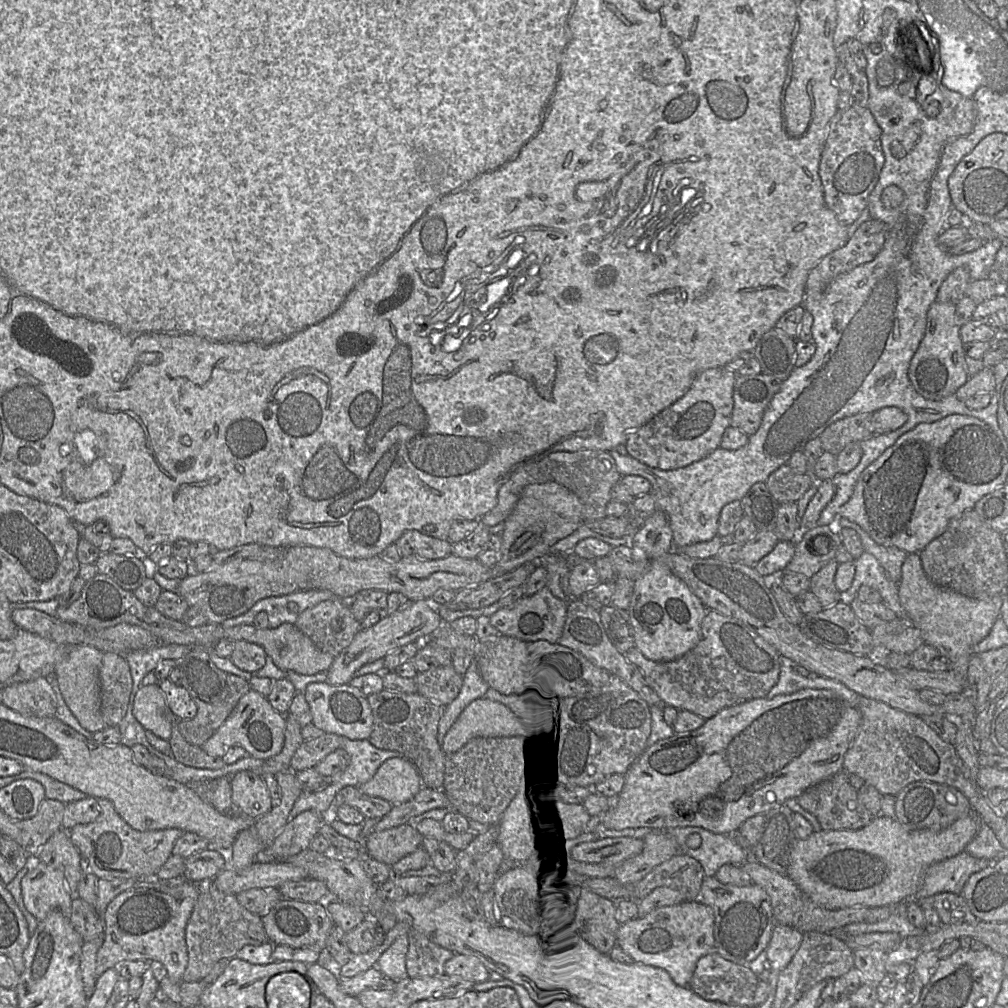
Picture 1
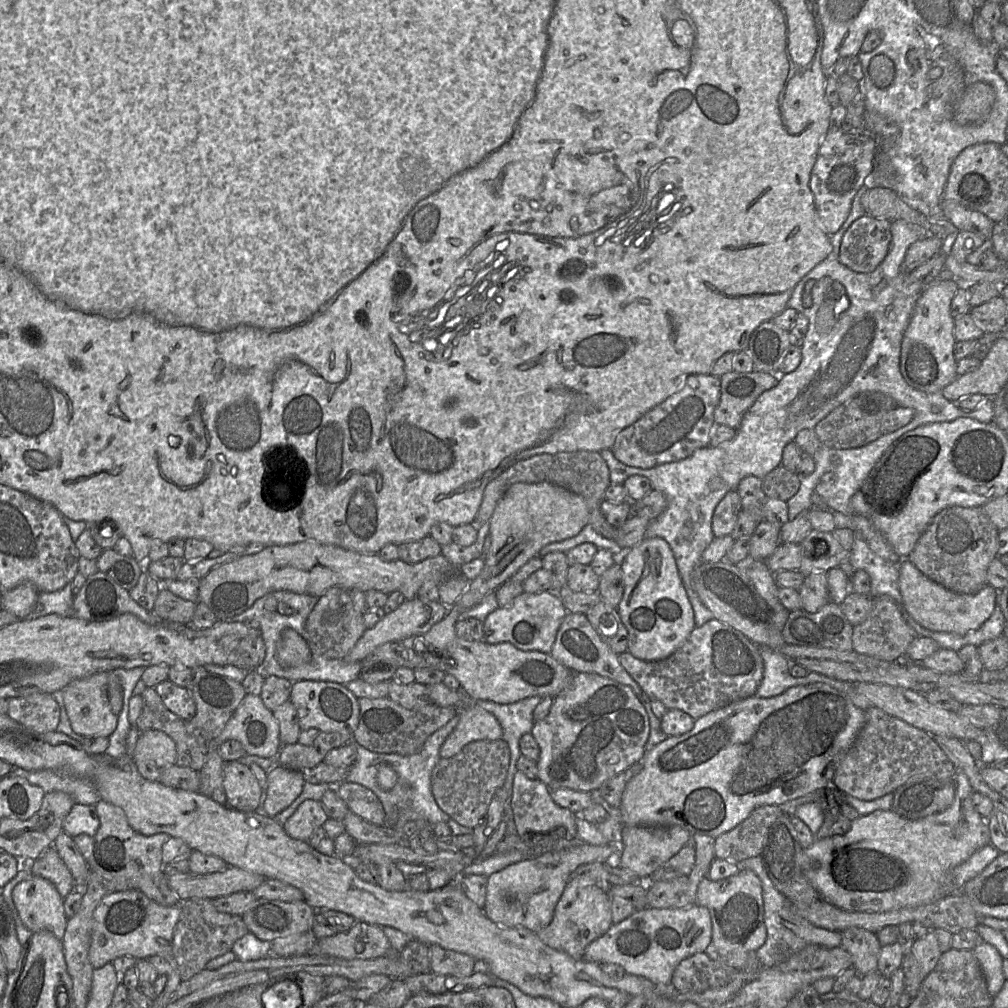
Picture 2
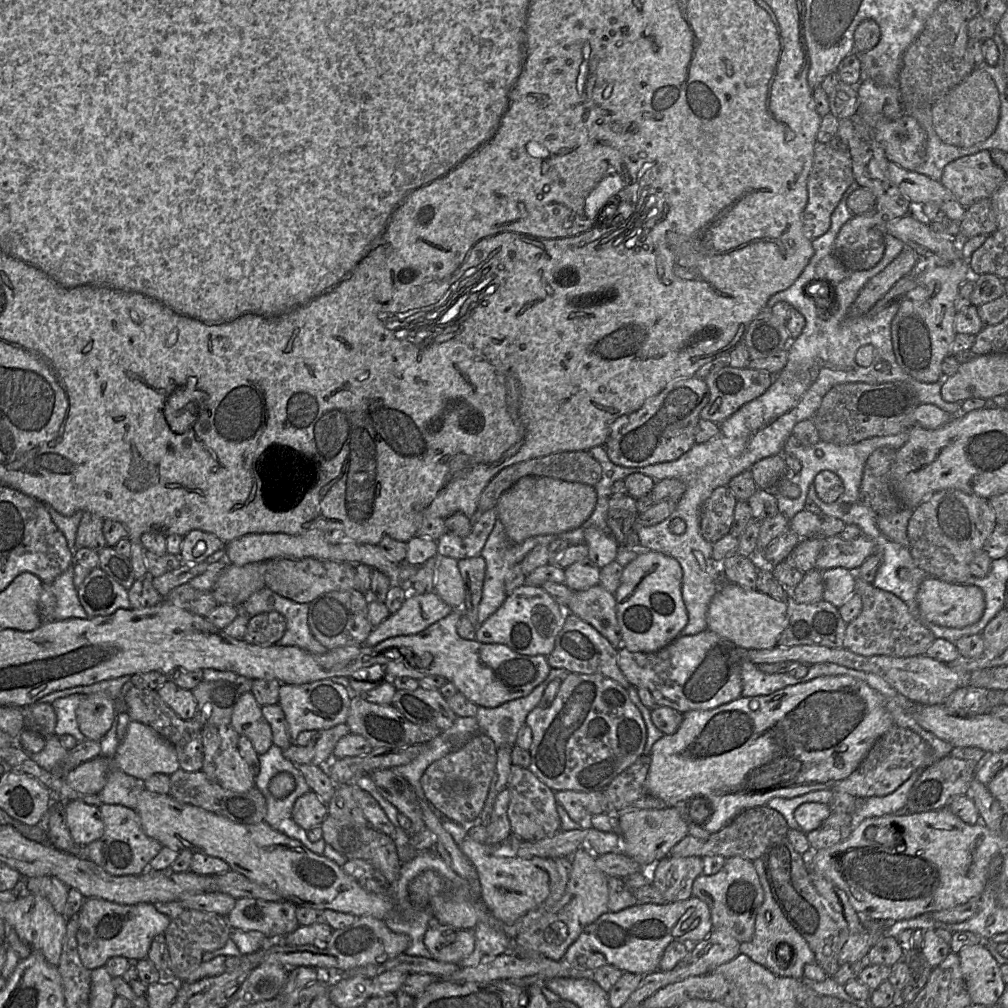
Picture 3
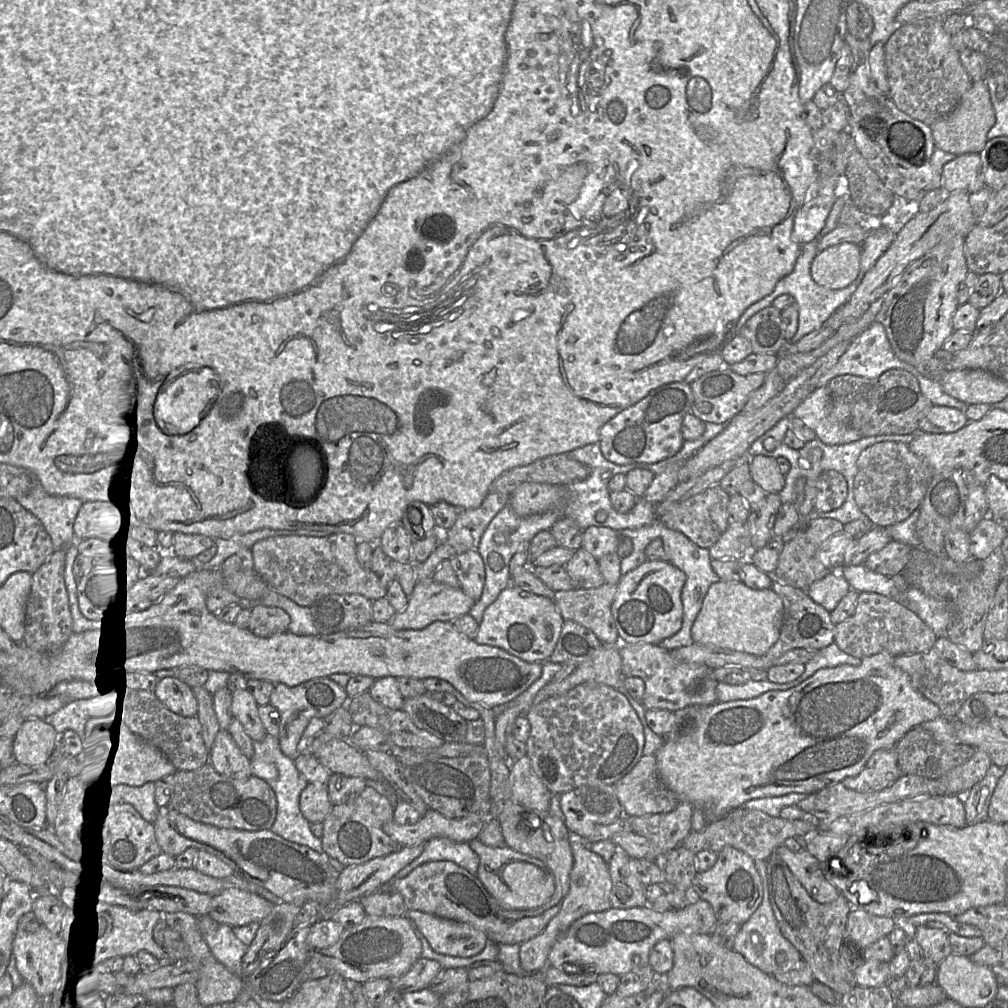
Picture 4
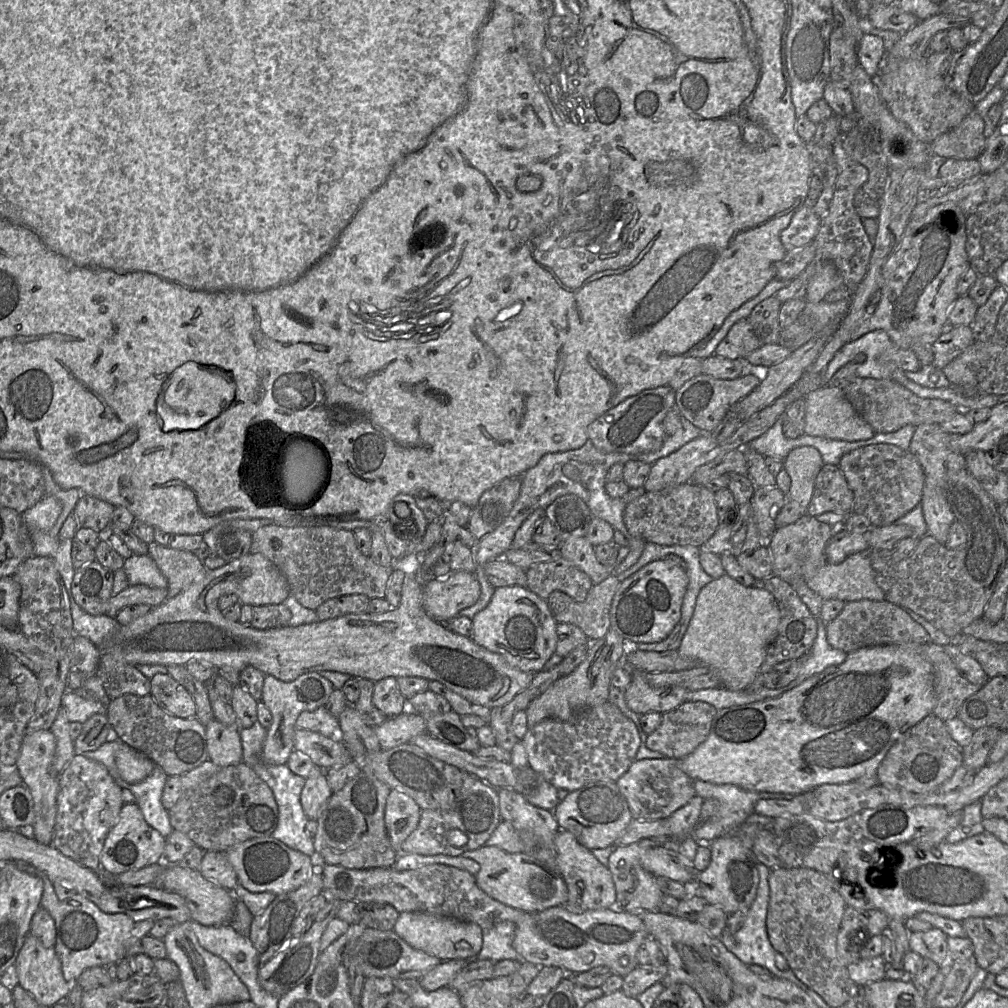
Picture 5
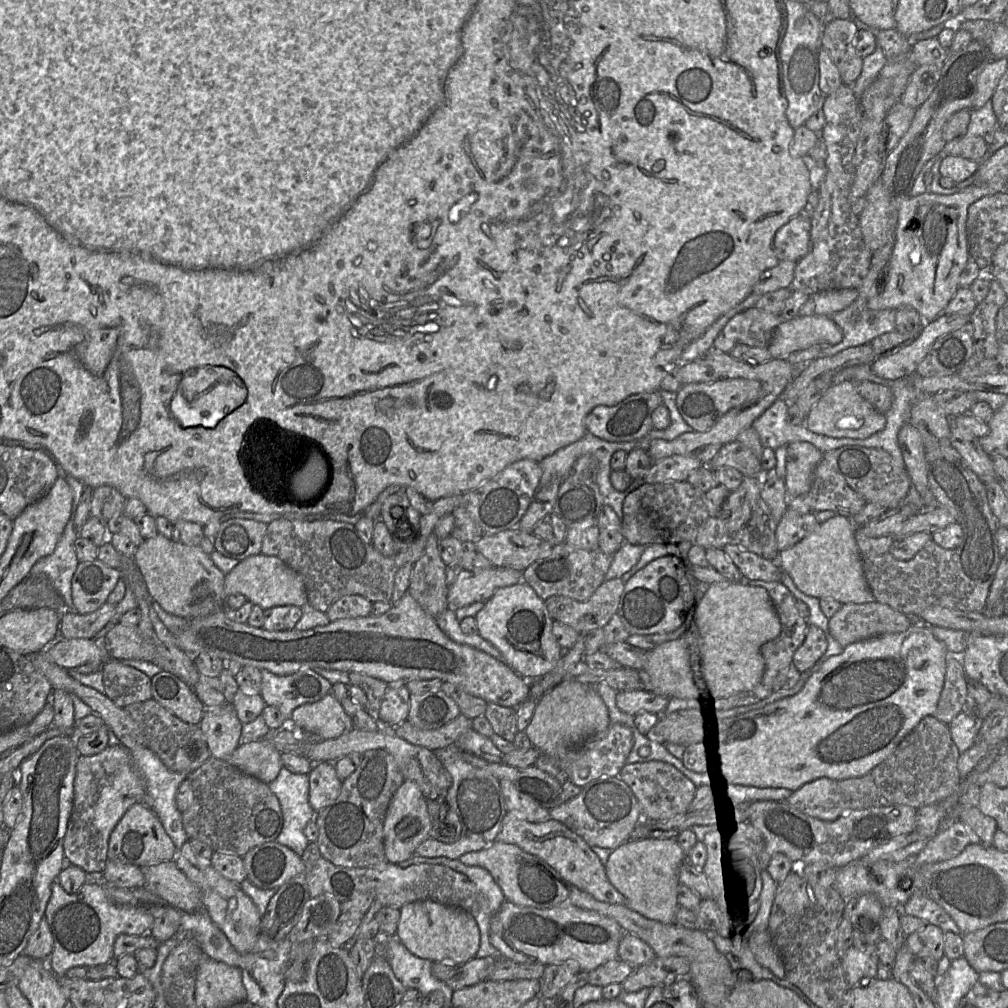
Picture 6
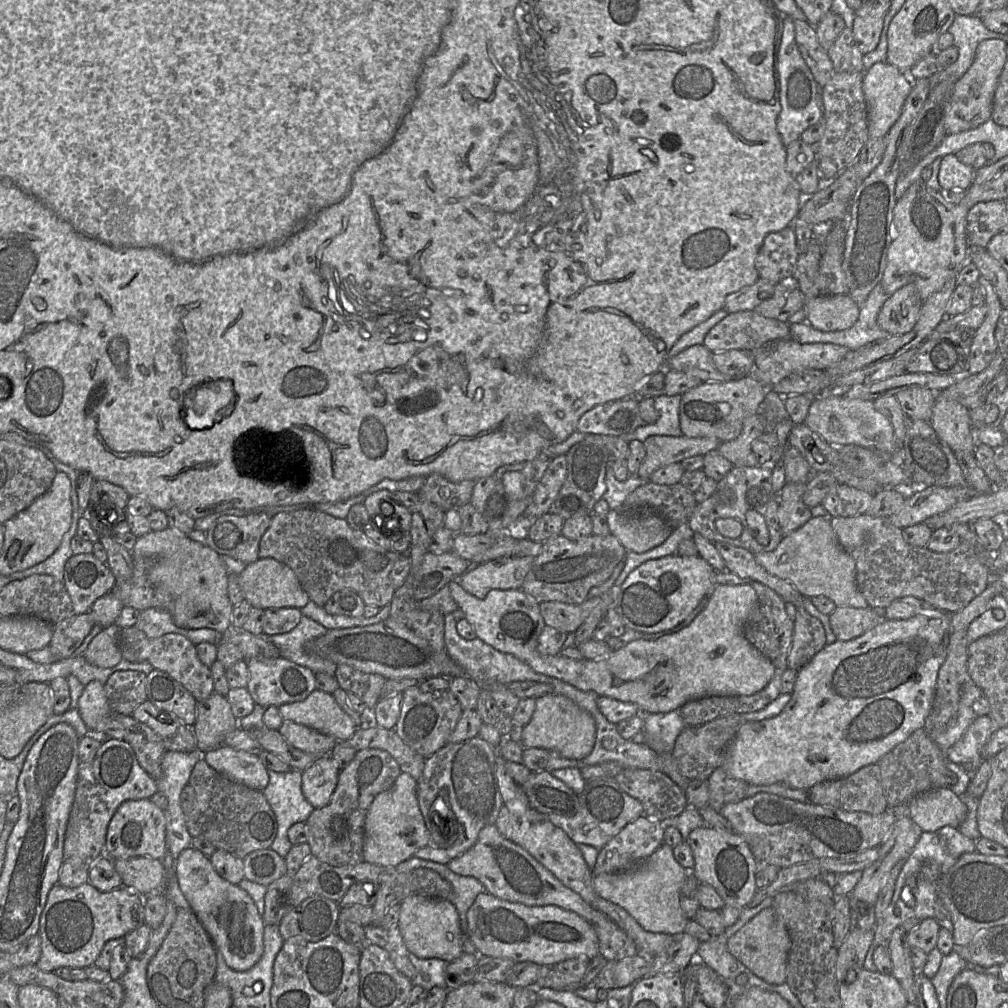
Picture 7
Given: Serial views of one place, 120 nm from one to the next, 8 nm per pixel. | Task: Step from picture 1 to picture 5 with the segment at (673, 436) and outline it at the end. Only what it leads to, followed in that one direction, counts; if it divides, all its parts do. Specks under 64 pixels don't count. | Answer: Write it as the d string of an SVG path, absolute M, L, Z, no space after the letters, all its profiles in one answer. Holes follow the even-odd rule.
M668 385L647 389L631 396L594 420L587 428L588 439L603 452L634 455L657 451L667 437L663 421L676 405L675 397L676 391Z

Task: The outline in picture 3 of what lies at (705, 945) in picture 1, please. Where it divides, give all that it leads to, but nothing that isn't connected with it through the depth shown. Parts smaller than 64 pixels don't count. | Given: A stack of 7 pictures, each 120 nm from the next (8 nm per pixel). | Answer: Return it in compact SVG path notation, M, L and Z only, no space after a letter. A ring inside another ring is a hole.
M696 897L666 904L637 904L618 912L602 914L587 925L567 949L562 960L578 970L591 973L604 965L612 965L623 972L646 974L658 970L664 950L671 942L692 946L712 932L708 905Z

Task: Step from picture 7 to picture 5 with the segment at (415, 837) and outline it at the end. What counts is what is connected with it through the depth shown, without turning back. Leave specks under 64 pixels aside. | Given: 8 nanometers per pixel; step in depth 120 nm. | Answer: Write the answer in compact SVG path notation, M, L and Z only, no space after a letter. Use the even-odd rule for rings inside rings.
M391 789L385 808L385 826L393 849L402 853L402 844L417 828L422 809L409 795Z

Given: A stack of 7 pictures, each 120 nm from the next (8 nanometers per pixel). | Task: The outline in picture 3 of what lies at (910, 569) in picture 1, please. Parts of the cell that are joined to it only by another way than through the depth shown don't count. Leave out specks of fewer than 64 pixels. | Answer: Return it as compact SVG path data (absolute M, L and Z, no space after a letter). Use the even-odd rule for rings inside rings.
M934 577L925 579L917 592L917 601L924 617L930 622L951 628L963 628L976 623L983 615L985 599L981 588L969 584L951 584Z

